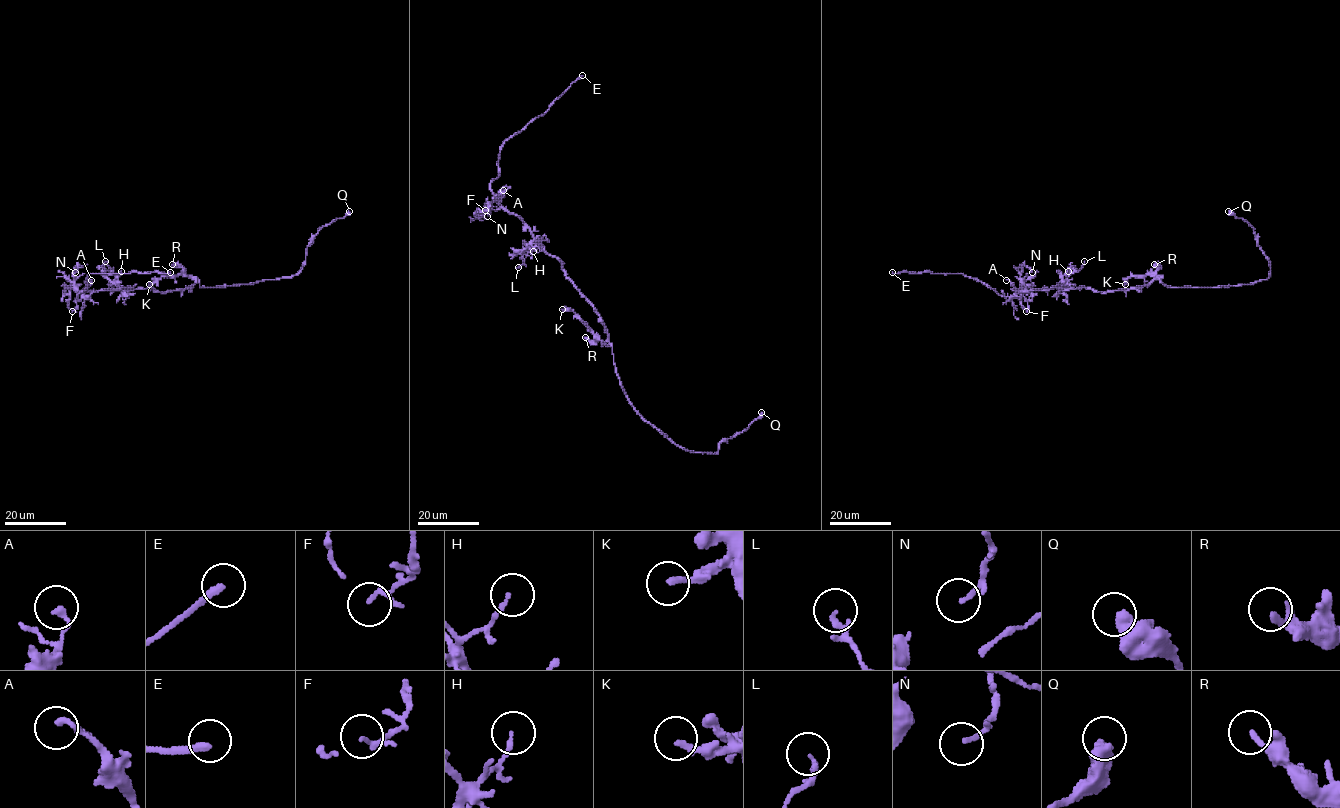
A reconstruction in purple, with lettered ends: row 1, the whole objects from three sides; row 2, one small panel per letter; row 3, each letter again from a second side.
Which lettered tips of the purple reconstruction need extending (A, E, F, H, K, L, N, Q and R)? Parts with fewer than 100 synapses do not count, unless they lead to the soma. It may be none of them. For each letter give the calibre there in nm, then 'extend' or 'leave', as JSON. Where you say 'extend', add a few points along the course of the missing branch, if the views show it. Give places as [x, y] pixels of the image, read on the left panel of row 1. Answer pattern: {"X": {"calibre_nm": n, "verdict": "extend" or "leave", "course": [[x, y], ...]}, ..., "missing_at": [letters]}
{"A": {"calibre_nm": 200, "verdict": "leave"}, "E": {"calibre_nm": 260, "verdict": "extend"}, "F": {"calibre_nm": 90, "verdict": "leave"}, "H": {"calibre_nm": 140, "verdict": "leave"}, "K": {"calibre_nm": 220, "verdict": "leave"}, "L": {"calibre_nm": 150, "verdict": "leave"}, "N": {"calibre_nm": 100, "verdict": "leave"}, "Q": {"calibre_nm": 440, "verdict": "leave"}, "R": {"calibre_nm": 220, "verdict": "leave"}, "missing_at": ["E"]}

